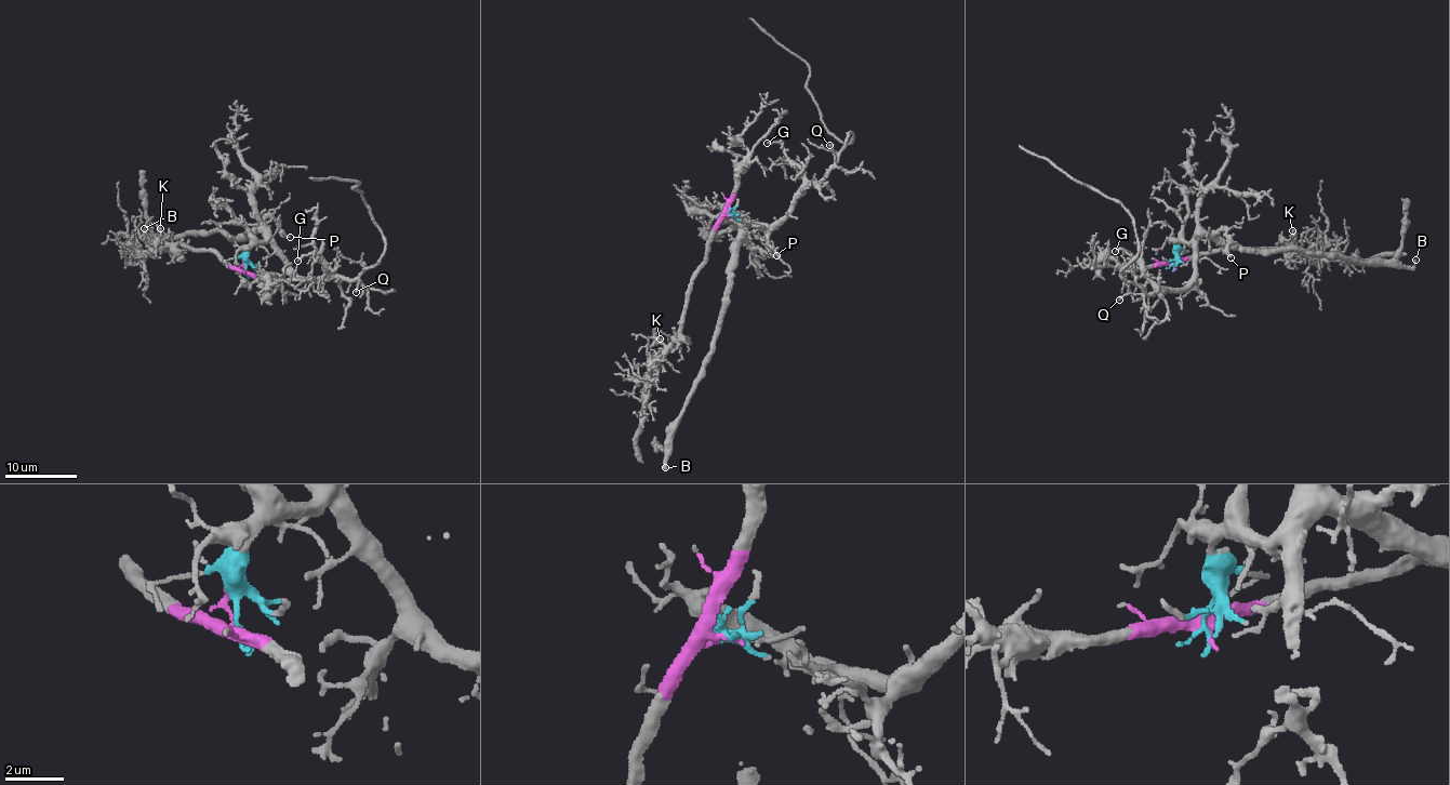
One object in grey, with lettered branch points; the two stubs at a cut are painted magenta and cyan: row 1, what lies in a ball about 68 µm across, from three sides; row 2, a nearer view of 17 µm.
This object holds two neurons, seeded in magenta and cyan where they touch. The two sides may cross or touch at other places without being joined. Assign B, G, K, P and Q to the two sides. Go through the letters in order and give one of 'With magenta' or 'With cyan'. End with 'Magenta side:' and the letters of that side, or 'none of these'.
B: With cyan
G: With cyan
K: With magenta
P: With cyan
Q: With cyan
Magenta side: K

